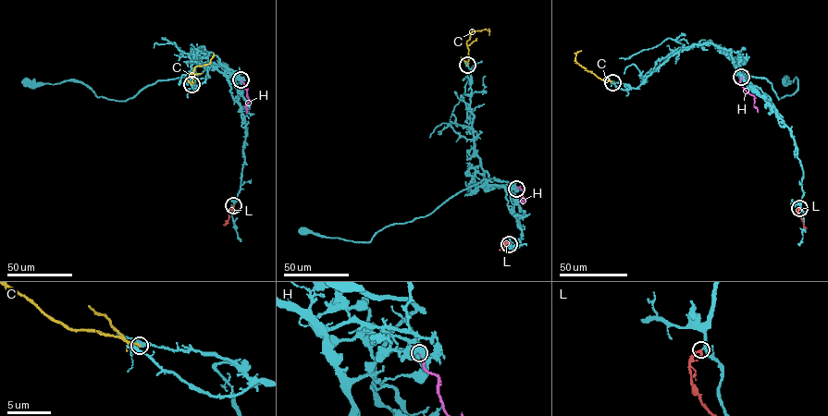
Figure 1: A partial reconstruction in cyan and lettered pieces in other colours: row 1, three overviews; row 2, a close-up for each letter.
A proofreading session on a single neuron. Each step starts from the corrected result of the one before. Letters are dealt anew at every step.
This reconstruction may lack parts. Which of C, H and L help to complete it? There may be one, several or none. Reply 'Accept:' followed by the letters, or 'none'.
Accept: L

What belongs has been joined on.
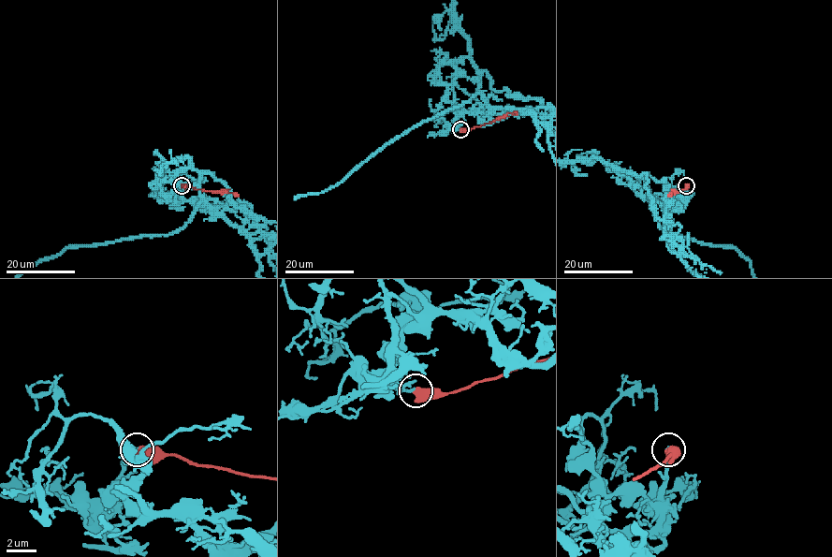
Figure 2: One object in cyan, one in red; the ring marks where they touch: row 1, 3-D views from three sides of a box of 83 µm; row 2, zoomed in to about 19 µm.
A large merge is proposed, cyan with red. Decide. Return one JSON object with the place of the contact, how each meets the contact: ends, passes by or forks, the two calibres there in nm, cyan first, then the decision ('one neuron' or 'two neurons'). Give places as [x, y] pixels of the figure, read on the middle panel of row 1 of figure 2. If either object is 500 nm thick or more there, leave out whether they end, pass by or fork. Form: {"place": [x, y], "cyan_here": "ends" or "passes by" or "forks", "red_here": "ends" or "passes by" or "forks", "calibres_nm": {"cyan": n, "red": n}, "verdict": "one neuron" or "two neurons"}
{"place": [460, 129], "calibres_nm": {"cyan": 240, "red": 650}, "verdict": "two neurons"}

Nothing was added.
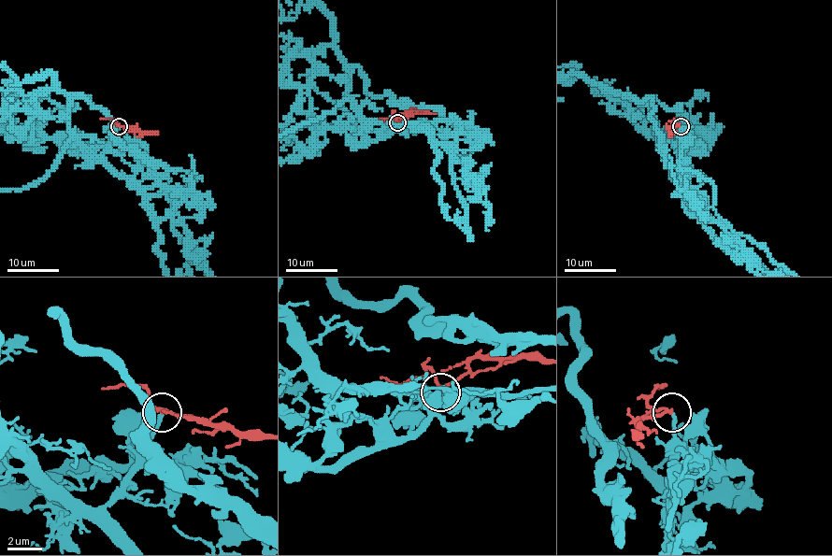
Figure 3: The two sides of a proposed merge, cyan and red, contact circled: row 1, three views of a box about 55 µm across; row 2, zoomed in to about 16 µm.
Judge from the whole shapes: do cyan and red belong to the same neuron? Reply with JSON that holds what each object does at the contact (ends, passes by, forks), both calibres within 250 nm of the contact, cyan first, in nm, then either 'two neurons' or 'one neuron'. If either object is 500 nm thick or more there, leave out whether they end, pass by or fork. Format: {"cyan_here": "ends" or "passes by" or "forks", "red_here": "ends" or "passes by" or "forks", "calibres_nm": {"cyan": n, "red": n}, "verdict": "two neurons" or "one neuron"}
{"cyan_here": "ends", "red_here": "passes by", "calibres_nm": {"cyan": 200, "red": 180}, "verdict": "one neuron"}

